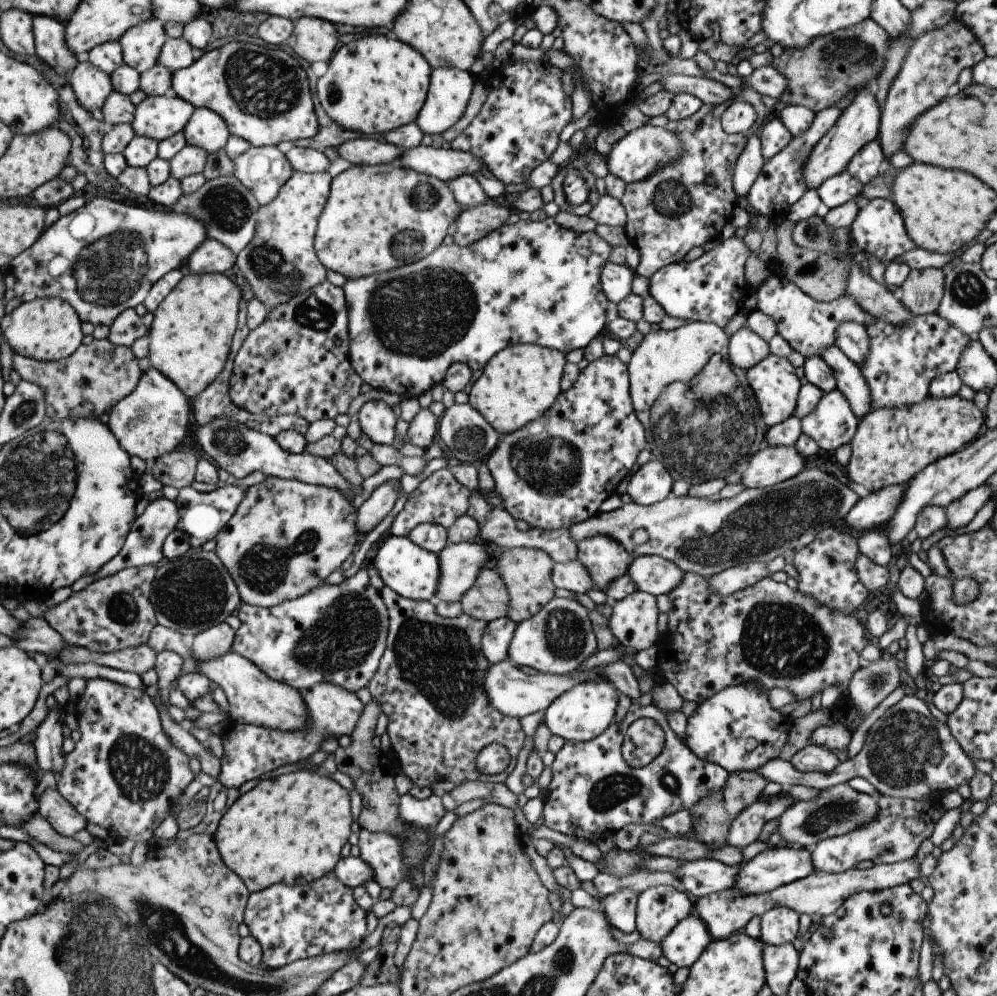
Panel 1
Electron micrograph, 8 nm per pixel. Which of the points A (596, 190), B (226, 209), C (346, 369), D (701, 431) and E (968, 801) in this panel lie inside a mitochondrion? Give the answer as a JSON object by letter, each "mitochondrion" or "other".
{"A":"other","B":"mitochondrion","C":"other","D":"mitochondrion","E":"other"}

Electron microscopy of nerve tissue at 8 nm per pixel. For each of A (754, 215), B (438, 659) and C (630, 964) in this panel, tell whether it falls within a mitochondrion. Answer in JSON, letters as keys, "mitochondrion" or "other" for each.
{"A":"other","B":"mitochondrion","C":"other"}

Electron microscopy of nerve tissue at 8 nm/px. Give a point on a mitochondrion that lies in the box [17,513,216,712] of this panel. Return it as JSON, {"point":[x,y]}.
{"point":[123,604]}

